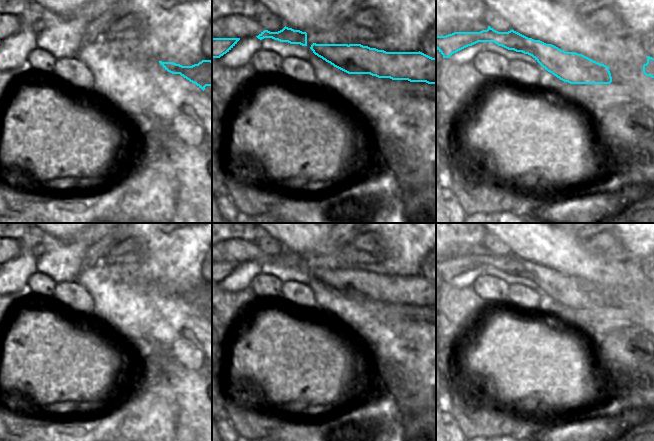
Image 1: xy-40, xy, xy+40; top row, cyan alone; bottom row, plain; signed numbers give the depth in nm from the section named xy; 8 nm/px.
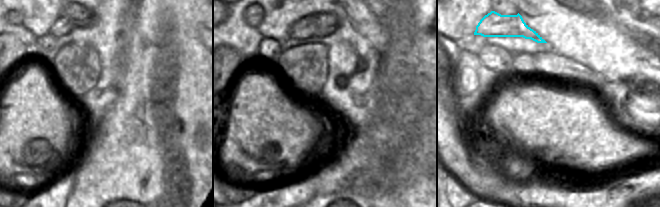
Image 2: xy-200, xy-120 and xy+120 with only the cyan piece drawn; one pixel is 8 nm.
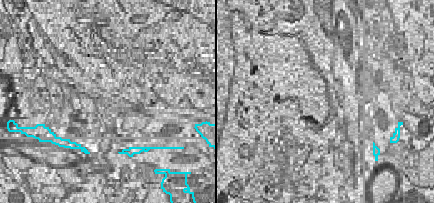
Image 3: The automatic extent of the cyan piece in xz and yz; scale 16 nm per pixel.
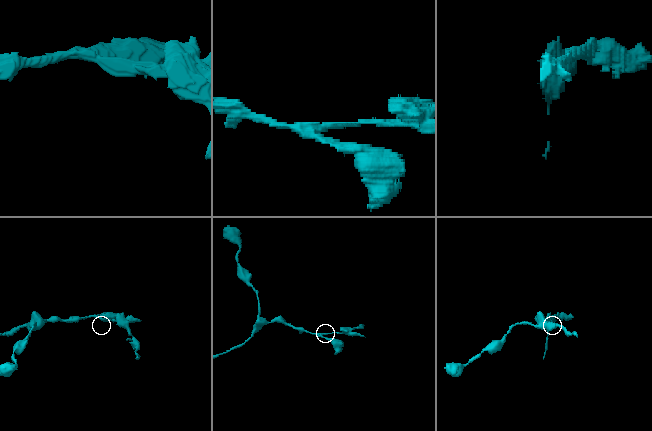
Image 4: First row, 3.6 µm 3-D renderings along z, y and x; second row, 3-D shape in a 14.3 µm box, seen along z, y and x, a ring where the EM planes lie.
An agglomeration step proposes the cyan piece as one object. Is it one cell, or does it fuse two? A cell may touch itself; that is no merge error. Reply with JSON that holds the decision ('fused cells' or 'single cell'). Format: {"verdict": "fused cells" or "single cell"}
{"verdict": "fused cells"}

